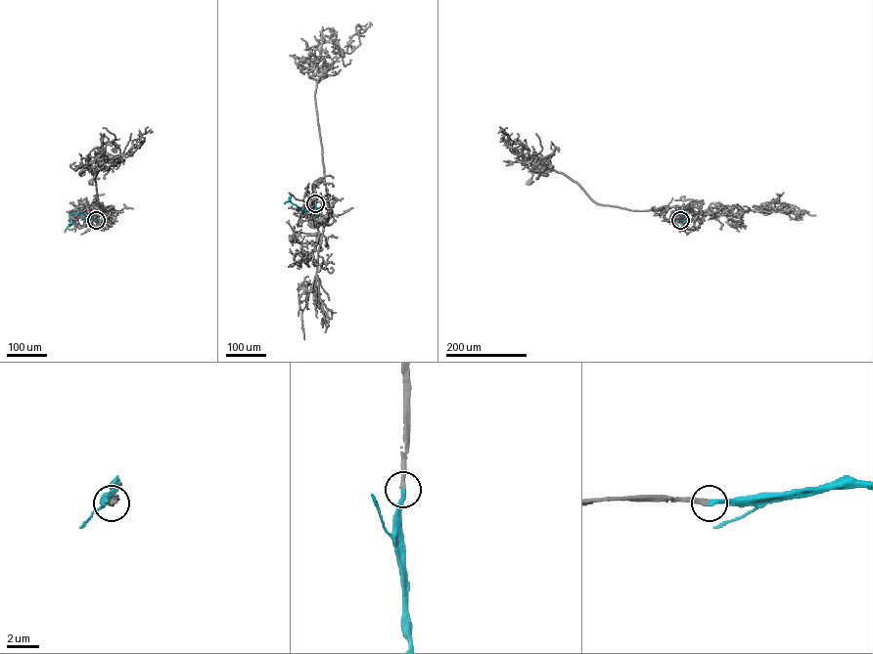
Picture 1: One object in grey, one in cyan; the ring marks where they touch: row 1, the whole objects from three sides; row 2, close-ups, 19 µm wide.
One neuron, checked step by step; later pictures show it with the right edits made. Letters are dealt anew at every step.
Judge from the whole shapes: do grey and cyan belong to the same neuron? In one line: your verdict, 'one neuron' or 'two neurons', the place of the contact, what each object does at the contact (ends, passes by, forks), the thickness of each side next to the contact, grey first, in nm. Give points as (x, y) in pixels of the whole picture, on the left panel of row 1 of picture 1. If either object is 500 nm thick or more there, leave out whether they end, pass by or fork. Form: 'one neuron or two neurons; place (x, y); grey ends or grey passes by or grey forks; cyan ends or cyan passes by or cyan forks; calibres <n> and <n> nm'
one neuron; place (96, 220); grey ends; cyan ends; calibres 300 and 260 nm

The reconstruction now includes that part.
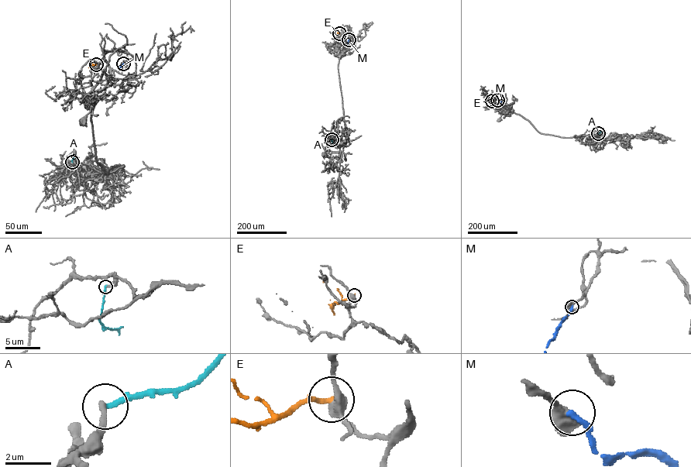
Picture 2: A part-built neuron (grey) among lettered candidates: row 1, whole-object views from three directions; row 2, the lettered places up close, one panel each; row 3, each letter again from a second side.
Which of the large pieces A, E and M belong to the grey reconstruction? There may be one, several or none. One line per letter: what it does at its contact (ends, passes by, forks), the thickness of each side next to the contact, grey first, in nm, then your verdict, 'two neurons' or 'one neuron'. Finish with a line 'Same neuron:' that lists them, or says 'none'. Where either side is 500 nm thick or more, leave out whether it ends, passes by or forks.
A: it ends | 220/240 nm | two neurons
E: it ends | 360/240 nm | two neurons
M: 750/280 nm | two neurons
Same neuron: none

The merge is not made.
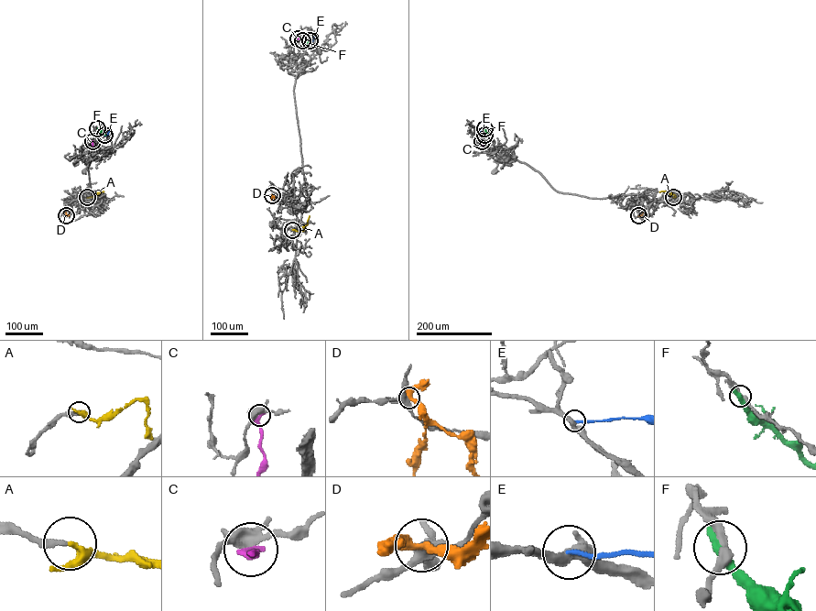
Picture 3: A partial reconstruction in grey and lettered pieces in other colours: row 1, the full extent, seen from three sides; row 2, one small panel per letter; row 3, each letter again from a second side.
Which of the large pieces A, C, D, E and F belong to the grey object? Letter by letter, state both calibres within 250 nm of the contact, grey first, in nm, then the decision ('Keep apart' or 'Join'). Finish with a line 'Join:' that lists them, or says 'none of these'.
A: Thickness 280 nm (grey) against 280 nm. Join
C: Thickness 340 nm (grey) against 260 nm. Keep apart
D: Thickness 400 nm (grey) against 400 nm. Keep apart
E: Thickness 400 nm (grey) against 160 nm. Keep apart
F: Thickness 280 nm (grey) against 500 nm. Keep apart
Join: A

